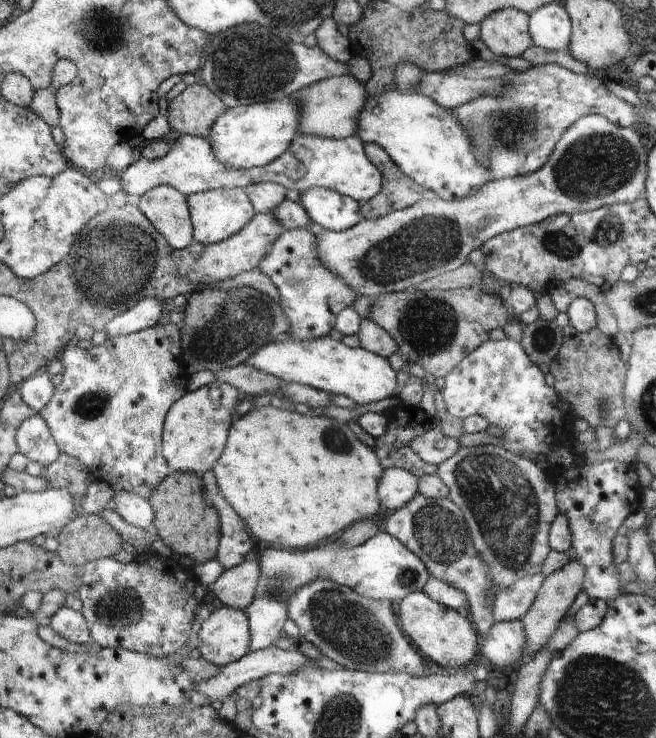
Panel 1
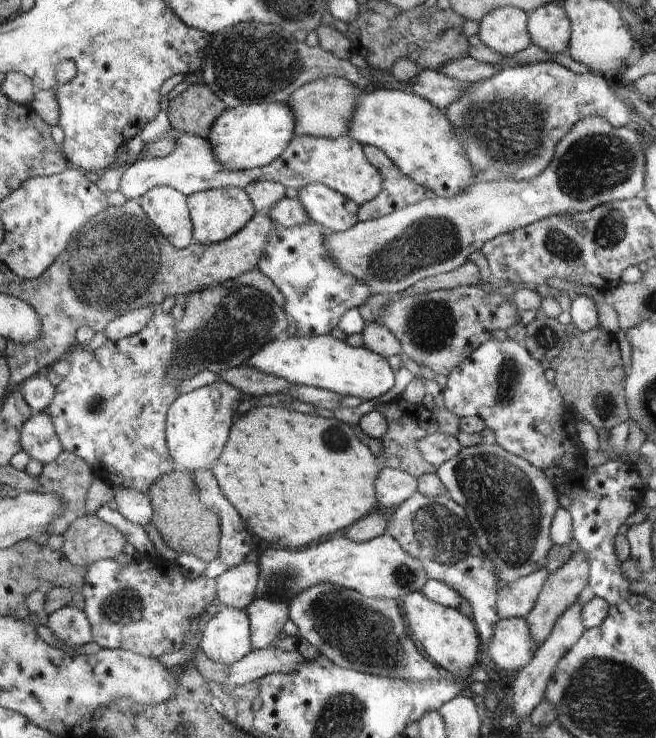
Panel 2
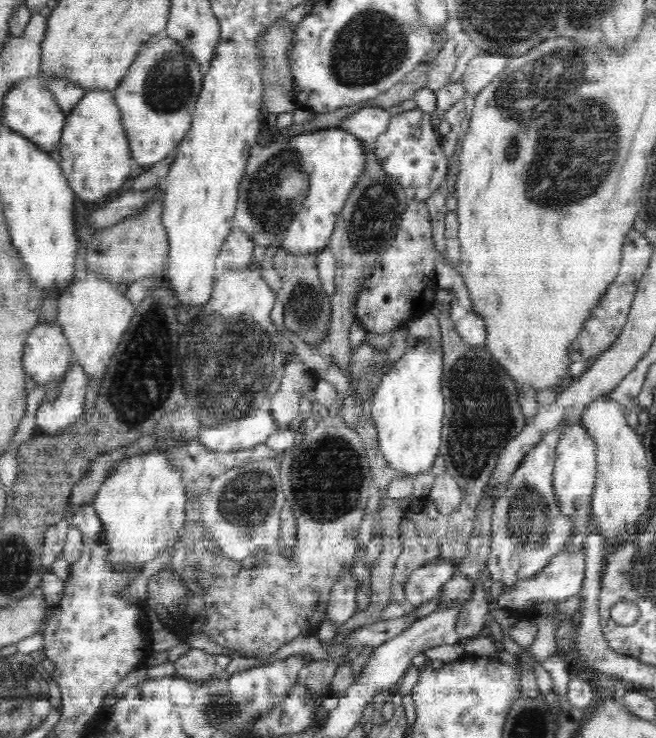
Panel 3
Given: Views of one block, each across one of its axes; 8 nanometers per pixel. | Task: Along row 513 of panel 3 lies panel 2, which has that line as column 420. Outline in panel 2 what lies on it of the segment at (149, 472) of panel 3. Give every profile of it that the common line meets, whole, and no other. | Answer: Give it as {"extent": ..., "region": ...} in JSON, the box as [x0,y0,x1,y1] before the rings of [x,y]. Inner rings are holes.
{"extent":[349,90,475,198],"region":[[[373,90],[363,92],[359,96],[359,112],[355,112],[355,124],[353,132],[349,132],[349,138],[355,138],[361,146],[375,146],[383,150],[385,158],[413,184],[421,186],[423,190],[429,190],[437,194],[437,198],[453,198],[461,192],[467,192],[475,180],[475,166],[471,164],[471,158],[467,158],[467,150],[463,148],[463,142],[455,134],[455,126],[451,124],[451,118],[447,118],[447,112],[433,106],[429,100],[419,98],[415,94],[399,92],[399,90]]]}

